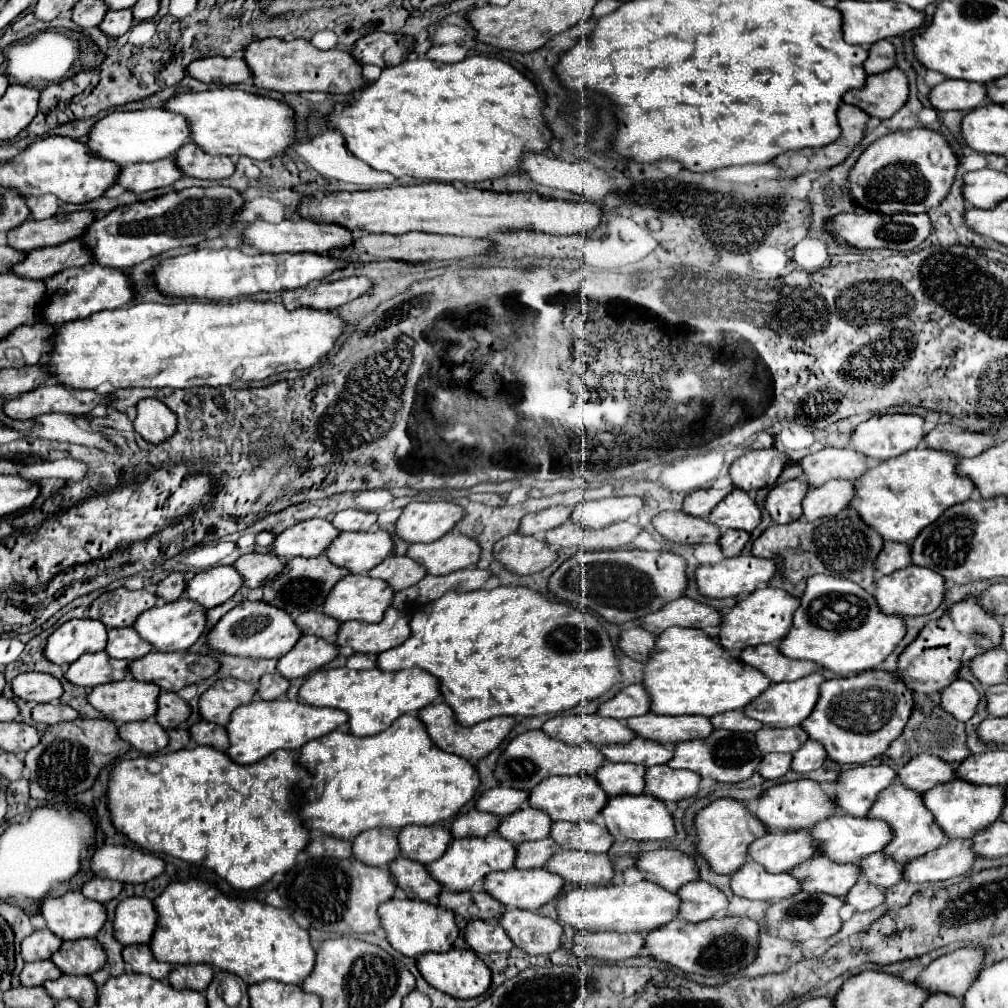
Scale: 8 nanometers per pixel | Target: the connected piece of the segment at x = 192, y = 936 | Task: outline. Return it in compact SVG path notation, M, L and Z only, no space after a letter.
M171 882L155 900L157 928L149 948L157 962L209 964L217 970L239 976L245 984L277 980L301 984L315 966L315 950L307 930L289 912L267 906L259 900L235 900L221 894L207 882Z

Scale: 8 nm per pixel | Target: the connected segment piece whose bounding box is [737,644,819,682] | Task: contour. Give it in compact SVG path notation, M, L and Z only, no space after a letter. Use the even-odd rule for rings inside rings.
M753 646L753 648L745 648L739 656L741 662L761 670L771 682L793 682L799 680L801 676L807 676L817 668L817 664L809 664L809 662L799 662L799 660L785 660L781 656L781 652L777 652L777 646Z

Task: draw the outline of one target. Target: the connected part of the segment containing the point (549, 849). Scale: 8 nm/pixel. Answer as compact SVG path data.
M551 838L519 844L515 868L543 868L545 860L549 860L549 856L553 856L557 850L559 846Z

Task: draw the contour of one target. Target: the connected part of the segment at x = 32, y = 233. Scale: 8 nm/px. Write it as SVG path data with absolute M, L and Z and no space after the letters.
M79 210L69 214L57 214L47 220L29 220L13 228L7 238L9 244L17 250L37 250L45 246L57 246L73 238L81 238L87 232L87 226L93 224L97 214L93 210Z

